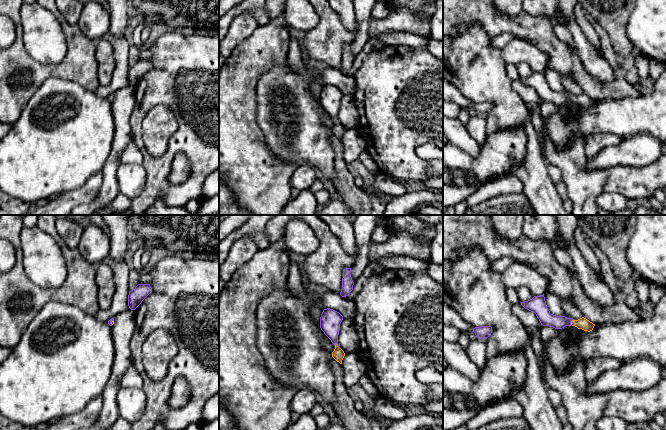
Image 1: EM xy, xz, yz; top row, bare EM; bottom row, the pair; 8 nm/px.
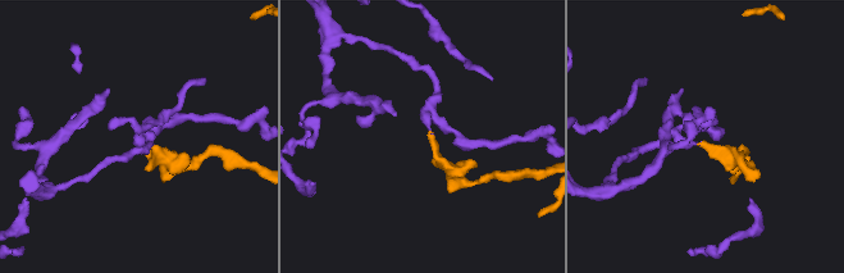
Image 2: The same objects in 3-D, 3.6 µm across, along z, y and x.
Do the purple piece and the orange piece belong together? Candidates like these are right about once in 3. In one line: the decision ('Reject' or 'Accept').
Accept

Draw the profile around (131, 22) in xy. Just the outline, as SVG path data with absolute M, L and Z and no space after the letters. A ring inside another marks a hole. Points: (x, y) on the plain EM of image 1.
M137 17L128 18L124 36L128 40L130 45L132 45L133 31L136 28L136 24L137 24Z

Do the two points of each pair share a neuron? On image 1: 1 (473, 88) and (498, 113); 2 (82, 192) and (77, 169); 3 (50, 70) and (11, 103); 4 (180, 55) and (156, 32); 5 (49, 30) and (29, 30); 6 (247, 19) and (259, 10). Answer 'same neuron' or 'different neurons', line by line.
1: same neuron
2: different neurons
3: same neuron
4: different neurons
5: same neuron
6: different neurons

